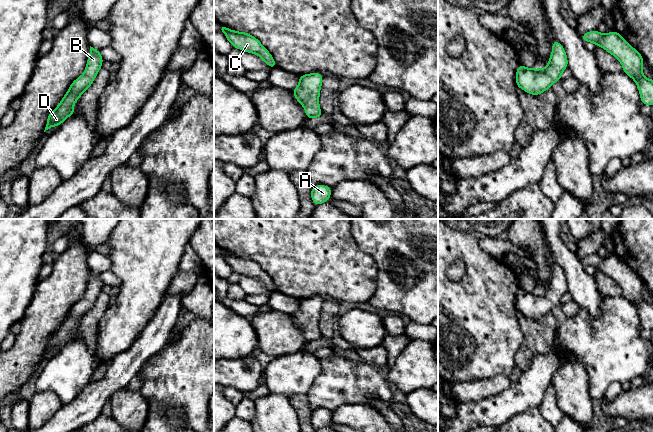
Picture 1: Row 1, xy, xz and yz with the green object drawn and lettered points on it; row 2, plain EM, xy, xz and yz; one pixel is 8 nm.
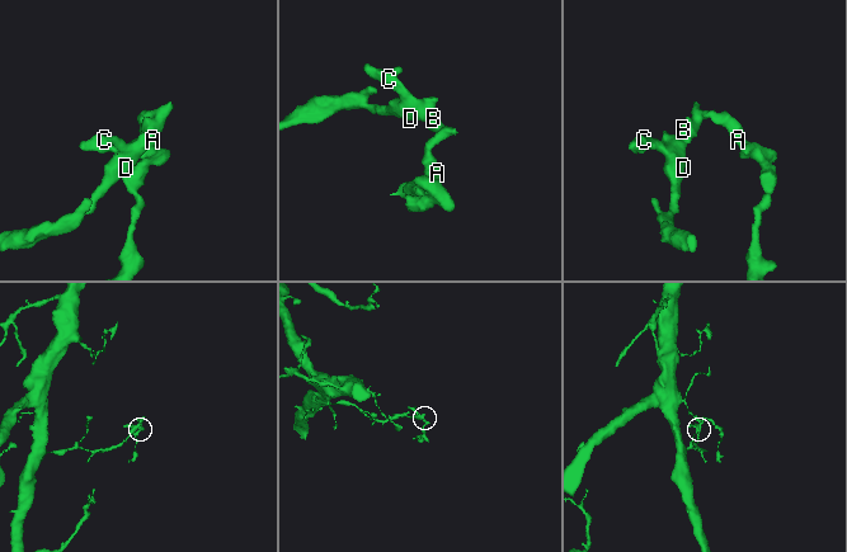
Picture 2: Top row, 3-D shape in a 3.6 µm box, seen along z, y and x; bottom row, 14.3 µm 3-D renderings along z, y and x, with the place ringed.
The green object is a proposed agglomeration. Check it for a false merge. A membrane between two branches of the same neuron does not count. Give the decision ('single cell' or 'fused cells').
single cell

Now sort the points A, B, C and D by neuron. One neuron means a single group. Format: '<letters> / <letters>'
A B C D

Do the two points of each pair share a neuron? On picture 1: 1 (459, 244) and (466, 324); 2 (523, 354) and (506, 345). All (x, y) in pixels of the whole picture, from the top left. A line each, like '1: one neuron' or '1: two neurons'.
1: one neuron
2: two neurons

